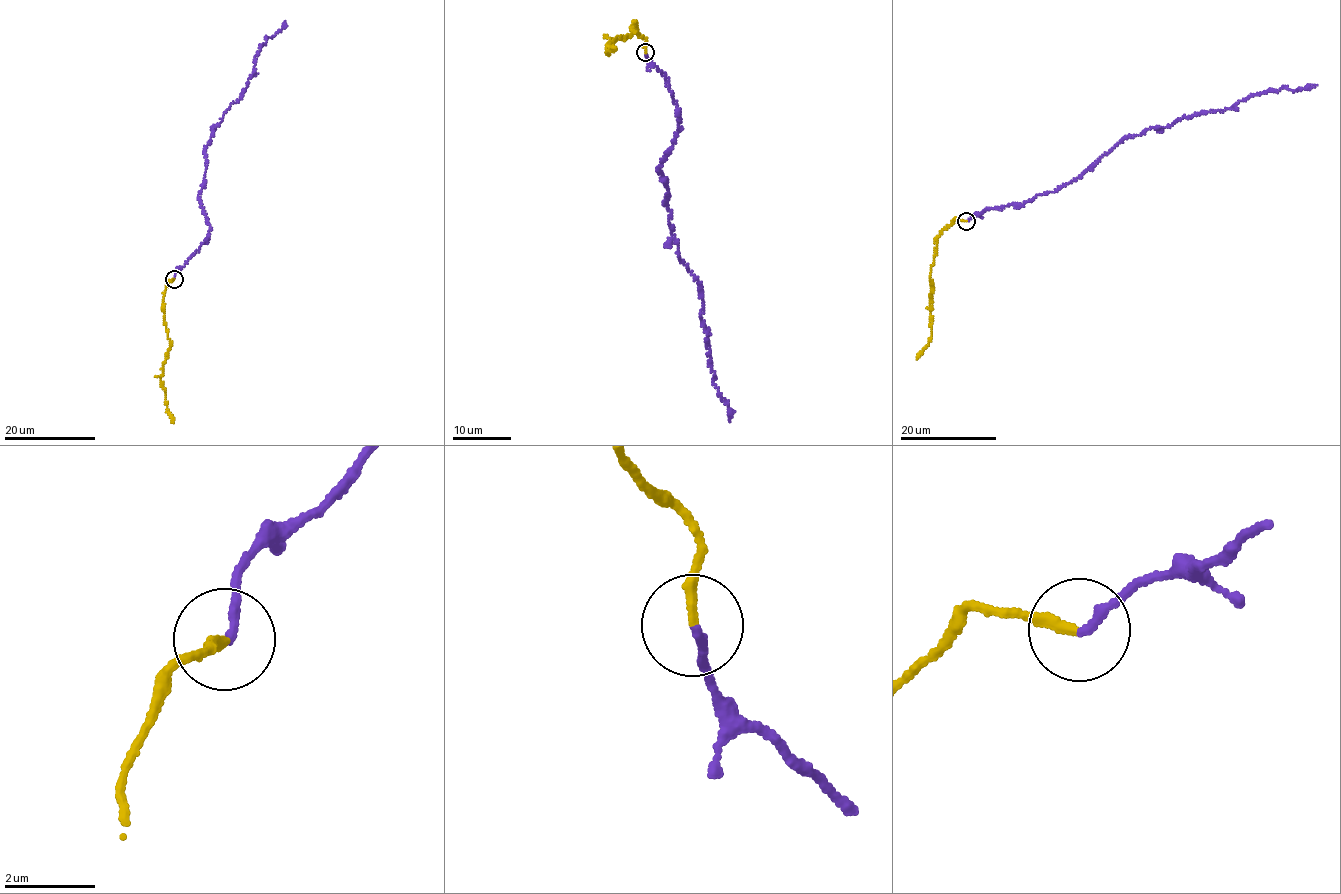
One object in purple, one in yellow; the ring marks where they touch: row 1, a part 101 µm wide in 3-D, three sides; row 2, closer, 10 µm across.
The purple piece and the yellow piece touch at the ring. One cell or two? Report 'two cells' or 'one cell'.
one cell

